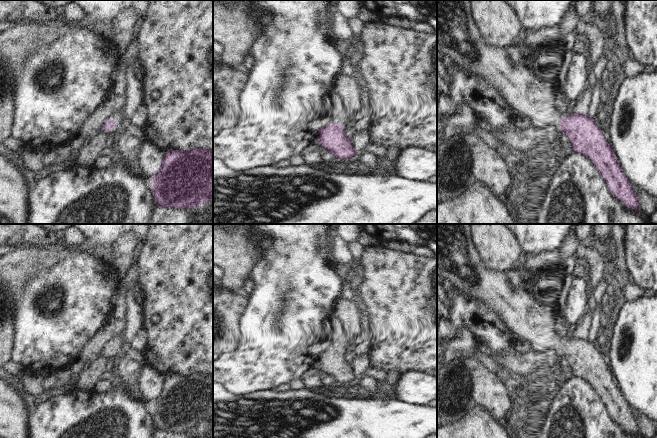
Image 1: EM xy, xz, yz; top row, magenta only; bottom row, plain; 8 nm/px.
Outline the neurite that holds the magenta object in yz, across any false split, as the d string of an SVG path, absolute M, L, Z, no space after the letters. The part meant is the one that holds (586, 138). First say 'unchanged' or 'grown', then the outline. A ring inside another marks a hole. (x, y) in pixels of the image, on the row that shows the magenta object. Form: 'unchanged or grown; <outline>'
grown; M437 0L437 55L440 55L440 54L452 55L462 66L468 67L468 68L472 69L473 71L478 72L480 75L487 78L490 82L496 84L502 90L502 92L505 94L507 100L511 103L511 105L514 108L516 108L518 110L518 112L521 113L524 117L529 119L531 125L537 126L537 127L544 127L544 126L547 126L547 125L550 125L550 124L559 124L560 125L560 130L564 131L566 133L566 135L568 136L568 138L570 139L572 147L574 148L574 152L577 152L579 154L583 154L587 158L590 159L590 161L594 164L596 169L599 171L600 175L606 181L611 193L615 197L620 199L626 206L628 206L630 208L633 208L633 209L636 209L636 210L640 211L641 213L645 214L644 212L641 211L641 208L640 208L639 202L638 202L638 196L634 193L630 181L627 179L623 170L621 169L621 167L618 163L618 160L614 155L614 151L613 151L611 145L605 139L605 137L602 133L602 130L596 125L594 119L590 118L588 115L586 115L584 113L580 113L580 114L575 114L574 113L570 116L562 117L561 114L559 113L557 107L556 107L556 94L555 94L554 84L552 82L540 81L535 76L535 74L529 68L527 68L525 66L521 66L521 67L517 67L517 68L512 67L509 64L509 61L508 61L508 58L506 56L504 48L501 48L499 46L495 46L495 45L491 44L489 41L487 41L484 38L484 36L482 35L478 25L474 23L474 20L472 18L472 8L470 6L470 1L471 0Z

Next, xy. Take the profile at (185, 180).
unchanged; M170 150L152 180L152 195L158 206L196 208L213 199L213 151Z

